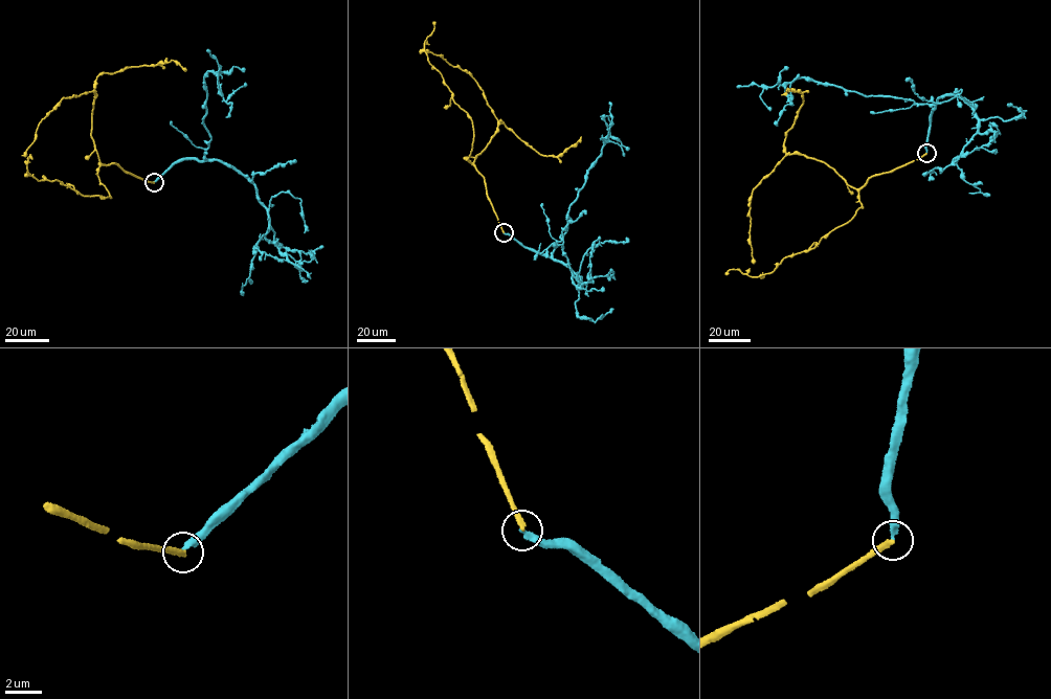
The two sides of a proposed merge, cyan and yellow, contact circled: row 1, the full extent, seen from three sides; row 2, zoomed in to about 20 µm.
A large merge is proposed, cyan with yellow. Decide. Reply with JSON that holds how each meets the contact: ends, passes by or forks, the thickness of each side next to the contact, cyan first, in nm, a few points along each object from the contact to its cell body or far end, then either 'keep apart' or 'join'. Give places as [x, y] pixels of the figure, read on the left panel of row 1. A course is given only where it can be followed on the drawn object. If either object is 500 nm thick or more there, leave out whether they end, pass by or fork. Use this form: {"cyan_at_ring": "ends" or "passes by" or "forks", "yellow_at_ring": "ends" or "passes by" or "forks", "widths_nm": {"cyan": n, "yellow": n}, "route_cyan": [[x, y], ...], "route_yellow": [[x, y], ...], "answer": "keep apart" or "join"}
{"cyan_at_ring": "ends", "yellow_at_ring": "ends", "widths_nm": {"cyan": 320, "yellow": 280}, "route_cyan": [[154, 182], [175, 163], [203, 160], [210, 138], [202, 118], [208, 71], [231, 103], [226, 117]], "route_yellow": [[154, 182], [117, 163], [99, 161], [90, 133], [93, 91], [62, 98], [38, 126], [36, 139], [22, 155]], "answer": "keep apart"}

